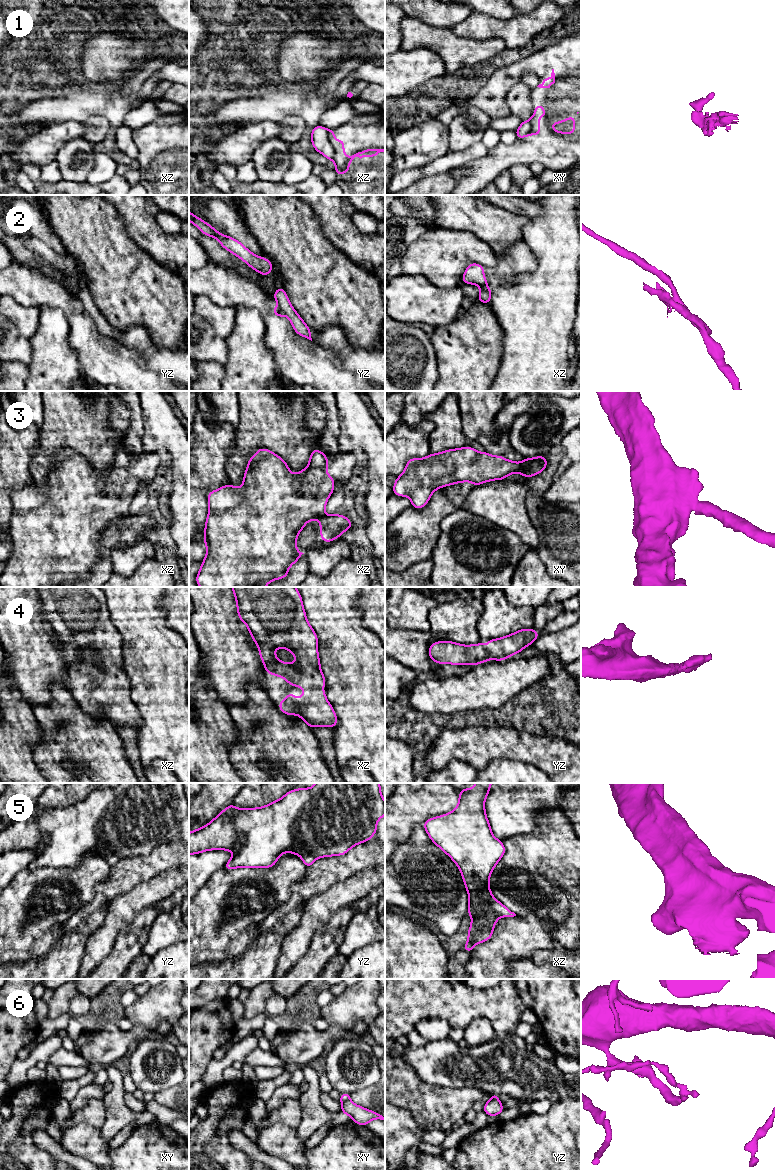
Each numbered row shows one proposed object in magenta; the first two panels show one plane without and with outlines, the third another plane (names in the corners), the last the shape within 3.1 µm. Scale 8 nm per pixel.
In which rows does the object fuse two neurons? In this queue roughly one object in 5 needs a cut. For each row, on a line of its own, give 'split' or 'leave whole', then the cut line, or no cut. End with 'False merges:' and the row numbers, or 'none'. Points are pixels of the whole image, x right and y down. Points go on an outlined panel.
1: split | xz (328, 130), (328, 140), (334, 151), (333, 159)
2: split | yz (278, 304), (284, 313)
3: split | xy (521, 464), (517, 471)
4: leave whole | no cut
5: leave whole | no cut
6: split | xy (349, 1099), (342, 1103)
False merges: 1, 2, 3, 6

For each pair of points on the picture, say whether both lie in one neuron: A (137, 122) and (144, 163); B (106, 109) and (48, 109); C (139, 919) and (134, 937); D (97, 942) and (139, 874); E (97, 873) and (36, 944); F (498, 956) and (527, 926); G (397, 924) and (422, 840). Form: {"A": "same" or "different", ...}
{"A": "different", "B": "same", "C": "same", "D": "different", "E": "same", "F": "same", "G": "different"}

